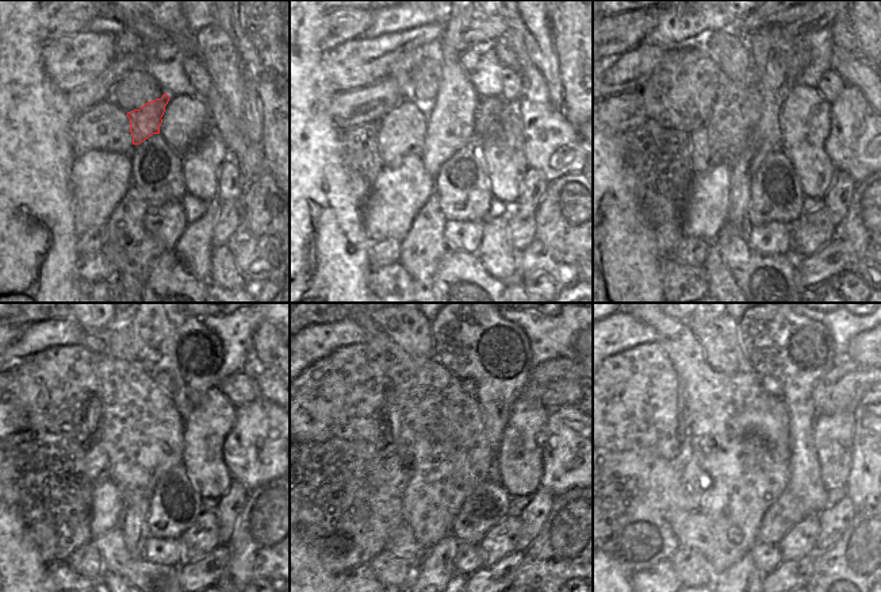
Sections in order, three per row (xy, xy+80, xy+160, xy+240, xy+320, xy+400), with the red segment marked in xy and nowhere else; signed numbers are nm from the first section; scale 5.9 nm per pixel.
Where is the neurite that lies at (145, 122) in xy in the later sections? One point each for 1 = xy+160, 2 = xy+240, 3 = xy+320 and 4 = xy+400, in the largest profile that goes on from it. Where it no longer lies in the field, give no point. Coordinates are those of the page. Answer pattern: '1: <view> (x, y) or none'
1: xy+160 (740, 173)
2: xy+240 (133, 525)
3: xy+320 (436, 577)
4: xy+400 (742, 577)

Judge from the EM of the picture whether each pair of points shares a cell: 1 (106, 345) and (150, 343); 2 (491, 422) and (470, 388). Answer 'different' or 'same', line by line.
1: different
2: different

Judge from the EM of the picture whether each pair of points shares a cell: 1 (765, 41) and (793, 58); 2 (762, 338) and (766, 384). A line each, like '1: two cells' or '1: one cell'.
1: one cell
2: two cells

